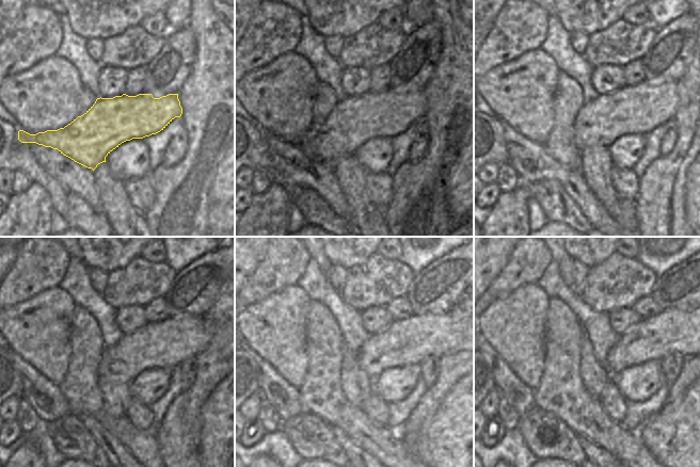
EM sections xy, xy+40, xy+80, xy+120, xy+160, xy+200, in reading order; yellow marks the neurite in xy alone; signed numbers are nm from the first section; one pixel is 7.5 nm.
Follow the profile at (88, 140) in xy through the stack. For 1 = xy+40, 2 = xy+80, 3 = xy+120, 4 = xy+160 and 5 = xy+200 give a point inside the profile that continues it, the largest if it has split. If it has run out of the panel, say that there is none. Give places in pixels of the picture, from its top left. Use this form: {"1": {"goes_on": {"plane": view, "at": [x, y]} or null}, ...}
{"1": {"goes_on": {"plane": "xy+40", "at": [355, 119]}}, "2": {"goes_on": {"plane": "xy+80", "at": [637, 109]}}, "3": {"goes_on": {"plane": "xy+120", "at": [165, 344]}}, "4": {"goes_on": {"plane": "xy+160", "at": [409, 341]}}, "5": {"goes_on": {"plane": "xy+200", "at": [690, 333]}}}

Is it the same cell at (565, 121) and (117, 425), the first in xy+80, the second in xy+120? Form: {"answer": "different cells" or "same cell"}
{"answer": "same cell"}

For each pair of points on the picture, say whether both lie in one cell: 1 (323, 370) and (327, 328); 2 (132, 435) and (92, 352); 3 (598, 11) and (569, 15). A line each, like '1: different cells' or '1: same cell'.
1: same cell
2: same cell
3: same cell

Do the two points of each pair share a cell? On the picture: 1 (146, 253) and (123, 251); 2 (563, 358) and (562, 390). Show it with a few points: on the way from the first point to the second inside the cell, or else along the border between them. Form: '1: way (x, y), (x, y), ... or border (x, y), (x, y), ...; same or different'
1: border (143, 247), (139, 255); different
2: way (561, 366), (560, 383); same

